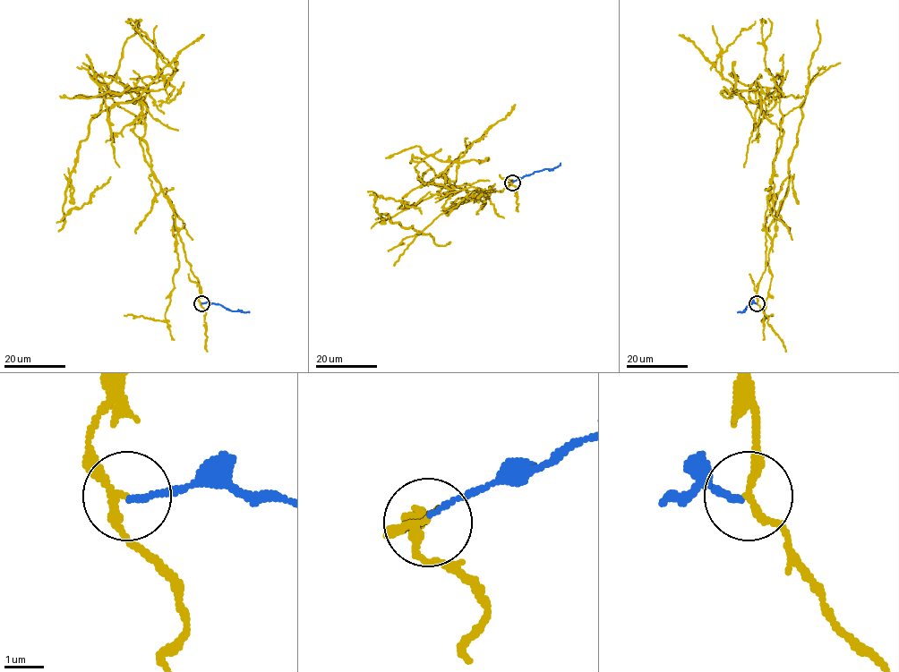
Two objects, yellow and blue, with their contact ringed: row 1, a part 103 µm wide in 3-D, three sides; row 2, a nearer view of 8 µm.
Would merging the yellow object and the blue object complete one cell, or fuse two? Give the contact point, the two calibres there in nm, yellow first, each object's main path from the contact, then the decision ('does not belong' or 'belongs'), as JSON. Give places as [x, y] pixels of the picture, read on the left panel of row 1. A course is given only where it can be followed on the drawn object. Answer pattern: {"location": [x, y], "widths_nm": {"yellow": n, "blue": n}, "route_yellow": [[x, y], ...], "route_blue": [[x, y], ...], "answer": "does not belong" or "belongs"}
{"location": [201, 303], "widths_nm": {"yellow": 180, "blue": 130}, "route_yellow": [[201, 303], [175, 215], [151, 171], [145, 126], [108, 91], [80, 143], [64, 216], [110, 176]], "route_blue": [[201, 303], [212, 302], [233, 310], [249, 312]], "answer": "does not belong"}

